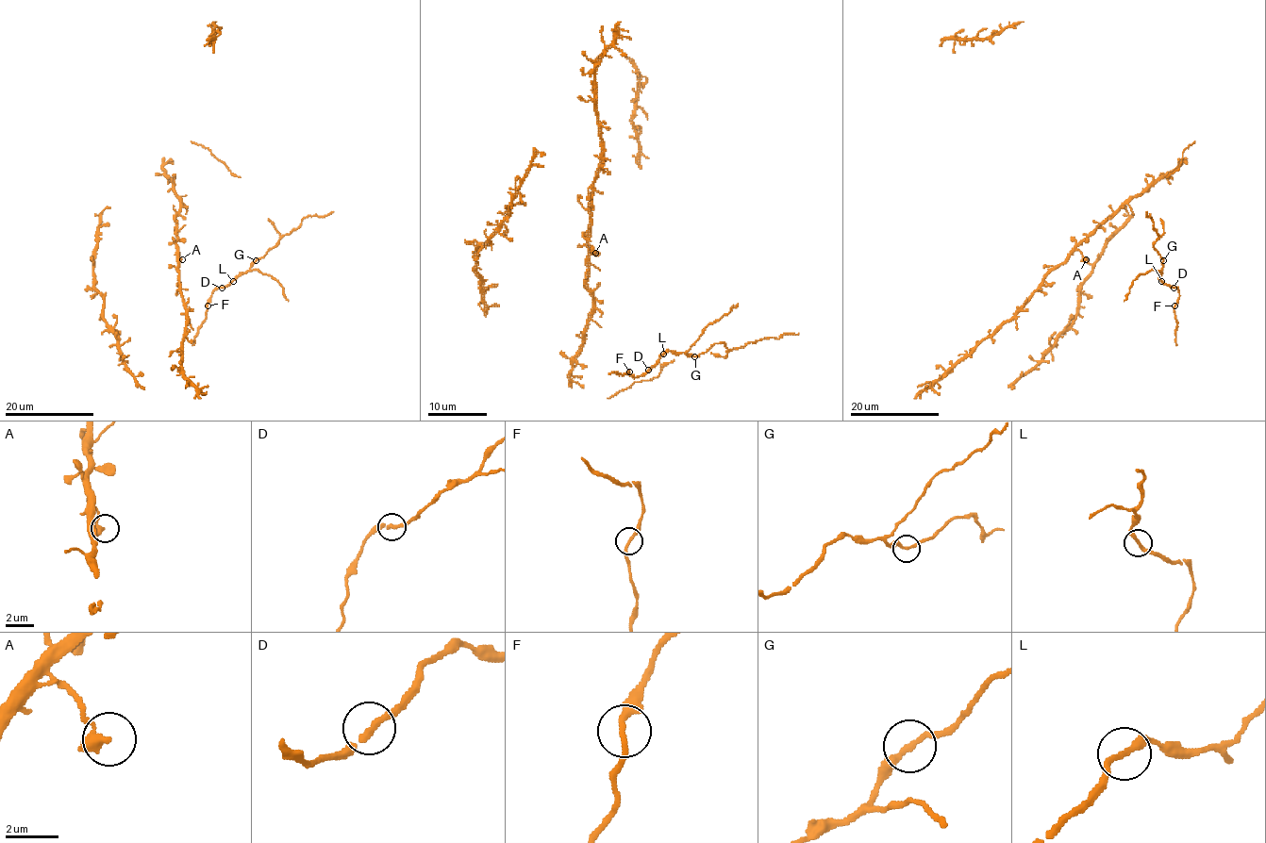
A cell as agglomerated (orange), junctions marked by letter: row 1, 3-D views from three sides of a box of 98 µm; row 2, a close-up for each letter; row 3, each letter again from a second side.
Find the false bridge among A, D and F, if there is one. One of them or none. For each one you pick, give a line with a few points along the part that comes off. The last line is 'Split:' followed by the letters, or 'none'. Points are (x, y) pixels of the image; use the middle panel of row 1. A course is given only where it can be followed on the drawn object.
Split: none

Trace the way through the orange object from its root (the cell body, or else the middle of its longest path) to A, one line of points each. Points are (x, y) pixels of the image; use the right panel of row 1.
A: (1085, 238), (1076, 248), (1086, 259)

